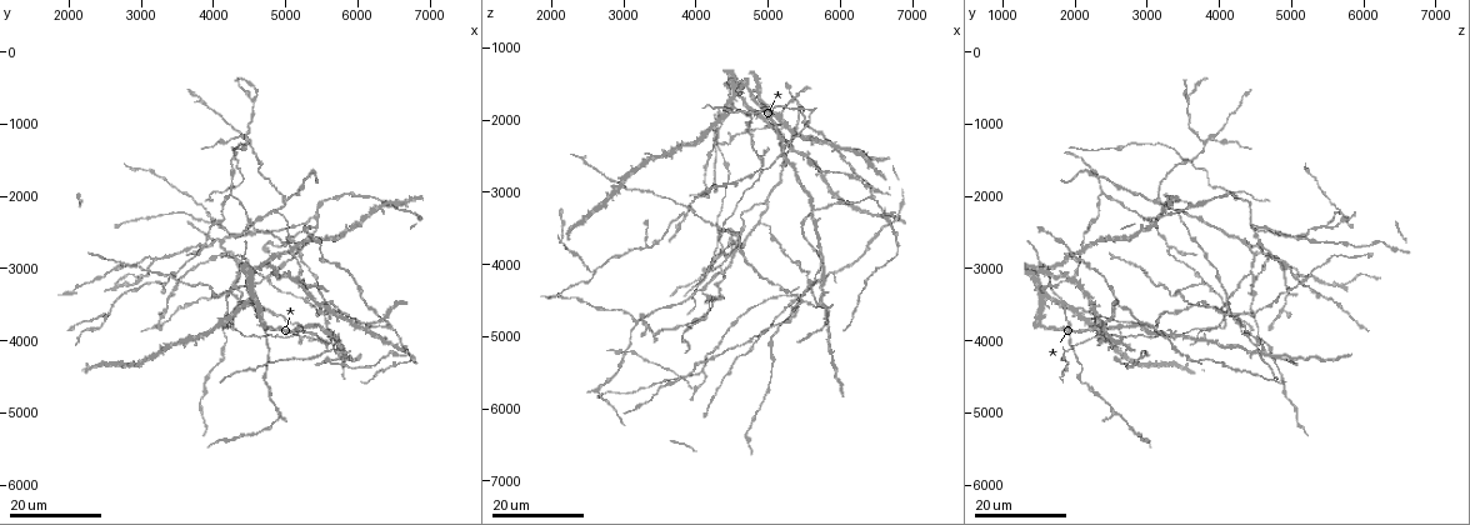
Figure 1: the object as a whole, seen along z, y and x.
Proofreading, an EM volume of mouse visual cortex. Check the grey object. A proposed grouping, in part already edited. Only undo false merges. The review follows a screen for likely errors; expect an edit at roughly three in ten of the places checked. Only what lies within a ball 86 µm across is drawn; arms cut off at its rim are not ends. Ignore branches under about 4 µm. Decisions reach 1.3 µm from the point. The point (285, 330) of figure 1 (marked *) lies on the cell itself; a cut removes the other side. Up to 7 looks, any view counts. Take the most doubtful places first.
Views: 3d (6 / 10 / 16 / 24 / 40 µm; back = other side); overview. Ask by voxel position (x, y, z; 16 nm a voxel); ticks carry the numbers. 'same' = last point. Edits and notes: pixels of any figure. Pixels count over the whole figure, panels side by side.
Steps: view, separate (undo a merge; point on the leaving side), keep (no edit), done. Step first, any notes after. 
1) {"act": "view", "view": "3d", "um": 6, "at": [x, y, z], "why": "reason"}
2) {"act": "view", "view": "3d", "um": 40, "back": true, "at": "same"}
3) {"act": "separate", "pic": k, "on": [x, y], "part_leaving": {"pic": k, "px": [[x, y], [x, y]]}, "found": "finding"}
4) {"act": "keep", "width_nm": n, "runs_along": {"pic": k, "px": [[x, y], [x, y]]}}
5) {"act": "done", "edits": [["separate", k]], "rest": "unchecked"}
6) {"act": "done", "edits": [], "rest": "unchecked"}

{"act": "view", "view": "3d", "um": 24, "at": [4250, 2800, 4500], "why": "three arms meet"}

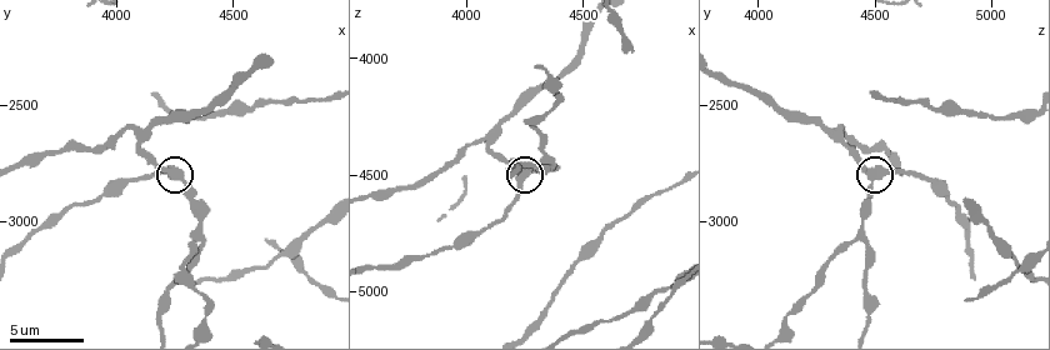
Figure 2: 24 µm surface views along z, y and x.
{"act": "view", "view": "3d", "um": 10, "at": [4260, 2800, 4510]}

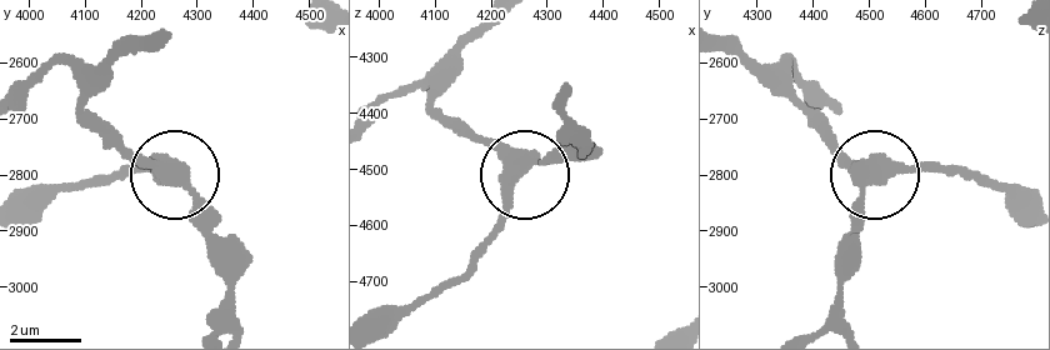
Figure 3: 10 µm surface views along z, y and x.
{"act": "view", "view": "3d", "um": 6, "at": [4255, 2800, 4505]}

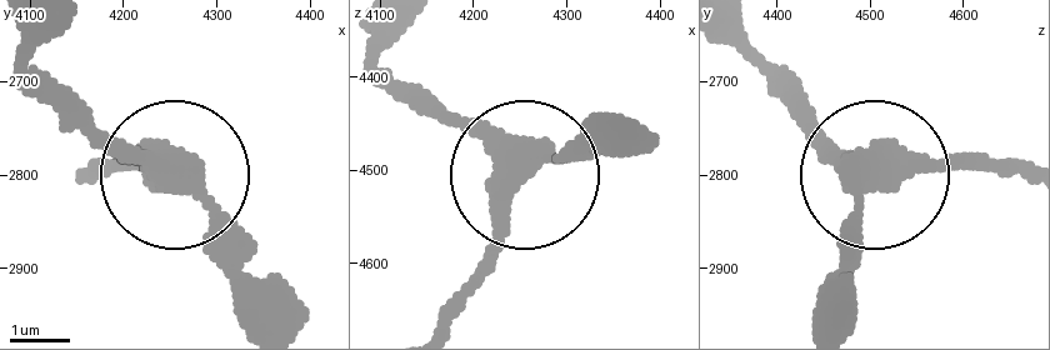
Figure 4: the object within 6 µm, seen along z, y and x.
{"act": "keep", "side_arm_um": 31, "arms": 3, "found": "continuous, no second cell"}

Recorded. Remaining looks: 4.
{"act": "view", "view": "3d", "um": 24, "at": [2500, 2850, 2600], "why": "sudden change in width"}

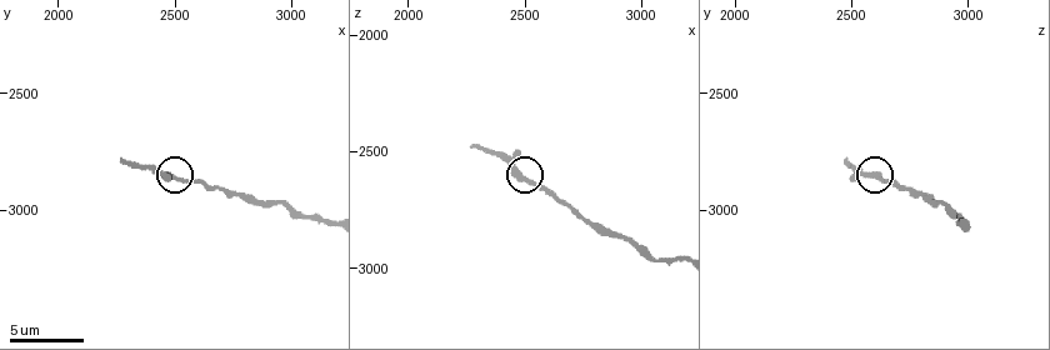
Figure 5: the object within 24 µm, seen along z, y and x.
{"act": "view", "view": "3d", "um": 10, "at": [2480, 2850, 2600]}

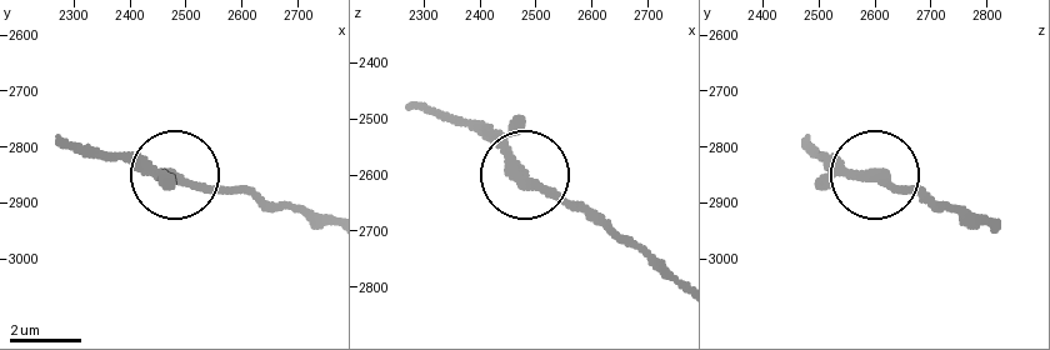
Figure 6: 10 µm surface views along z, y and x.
{"act": "view", "view": "3d", "um": 6, "at": [2480, 2860, 2610]}

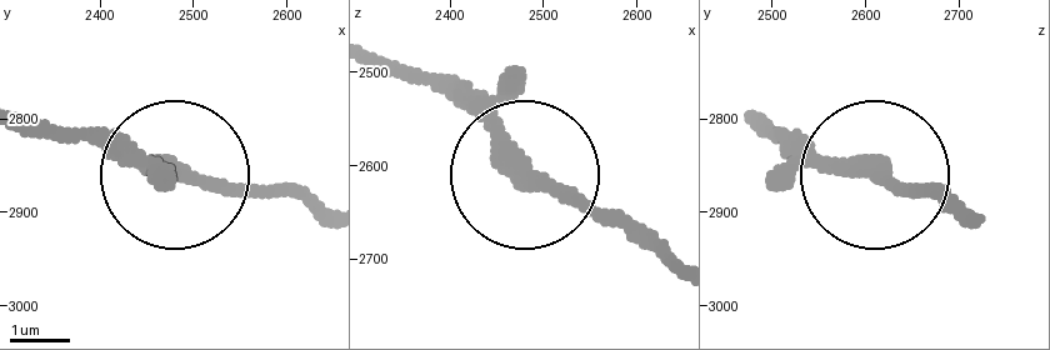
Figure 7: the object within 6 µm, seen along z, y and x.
{"act": "keep", "runs_along": {"pic": 7, "px": [[669, 269], [534, 184], [459, 109], [375, 64]]}, "found": "all the same cell"}

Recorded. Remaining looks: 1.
{"act": "done", "edits": [], "rest": "unchecked"}

